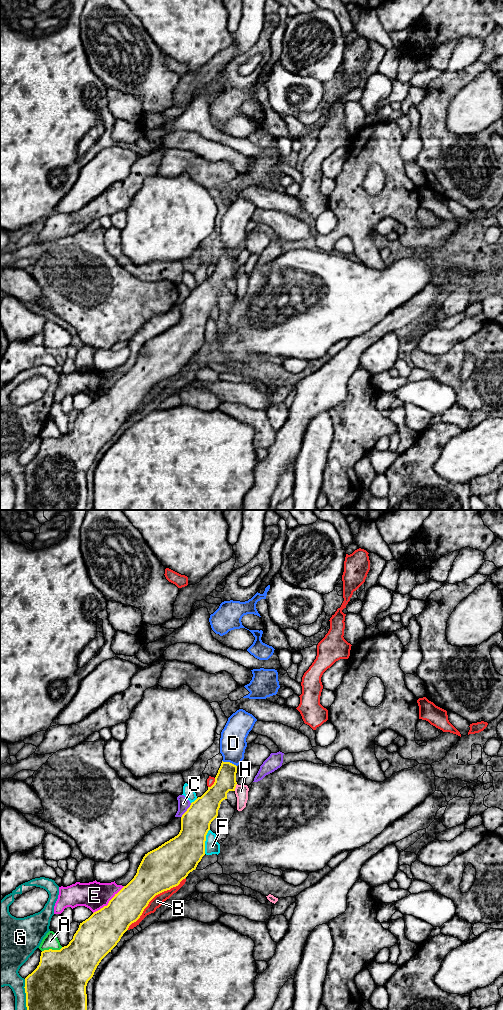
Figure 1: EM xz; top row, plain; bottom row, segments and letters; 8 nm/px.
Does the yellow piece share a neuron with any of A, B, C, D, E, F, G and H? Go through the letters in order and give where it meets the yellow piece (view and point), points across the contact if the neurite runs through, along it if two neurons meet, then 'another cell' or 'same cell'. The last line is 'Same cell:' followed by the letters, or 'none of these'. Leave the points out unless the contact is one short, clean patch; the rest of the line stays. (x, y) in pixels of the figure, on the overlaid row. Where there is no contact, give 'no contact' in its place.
A: xz (51, 949) | another cell
B: xz (153, 897) | another cell
C: xz (187, 810) | another cell
D: xz (229, 762) | another cell
E: xz (109, 902) | another cell
F: xz (205, 840) | another cell
G: xz (26, 994) | another cell
H: xz (235, 787) | along xz (237, 784), (234, 790) | another cell
Same cell: none of these

